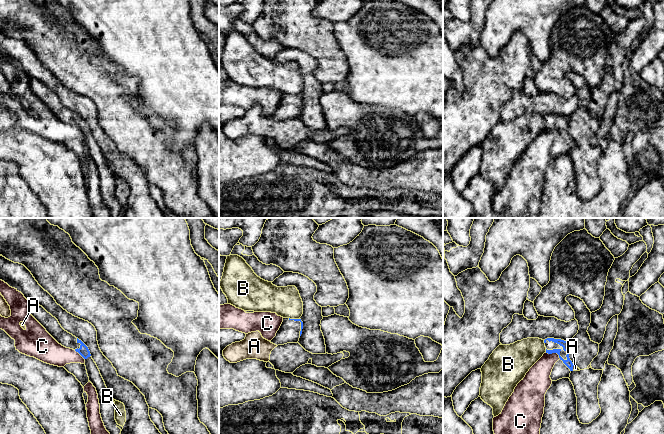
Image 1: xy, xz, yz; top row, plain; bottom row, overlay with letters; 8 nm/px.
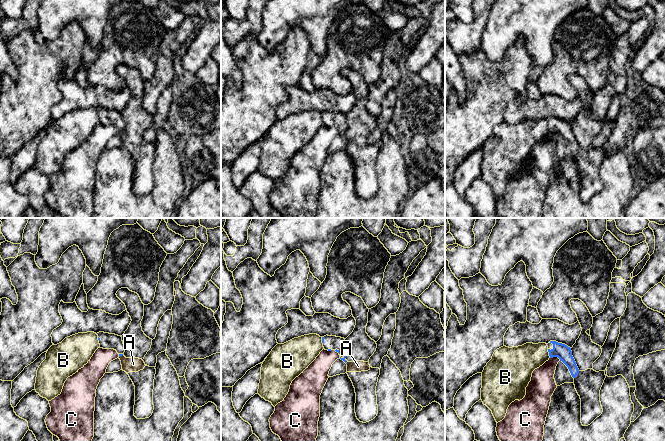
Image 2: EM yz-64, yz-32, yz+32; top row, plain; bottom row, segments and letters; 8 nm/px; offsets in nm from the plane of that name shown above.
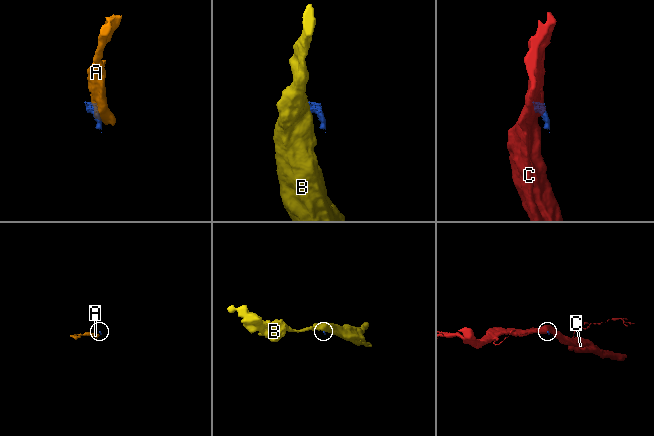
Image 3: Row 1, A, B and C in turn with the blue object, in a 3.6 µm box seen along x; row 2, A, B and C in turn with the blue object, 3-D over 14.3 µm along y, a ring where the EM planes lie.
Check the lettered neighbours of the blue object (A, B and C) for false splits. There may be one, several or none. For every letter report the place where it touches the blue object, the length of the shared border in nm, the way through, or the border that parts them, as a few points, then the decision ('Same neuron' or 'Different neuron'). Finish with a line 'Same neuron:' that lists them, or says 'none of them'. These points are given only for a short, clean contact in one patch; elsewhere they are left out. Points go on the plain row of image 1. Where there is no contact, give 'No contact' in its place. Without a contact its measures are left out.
A: Touches blue at yz (572, 143). Shared border 40 nm. Boundary: yz (573, 141), (572, 145). Different neuron
B: Touches blue at yz (546, 127). Shared border 30 nm. Boundary: yz (545, 125), (546, 128). Different neuron
C: Touches blue at yz (554, 128). Shared border 130 nm. Boundary: yz (546, 128), (556, 129), (560, 134). Different neuron
Same neuron: none of them

